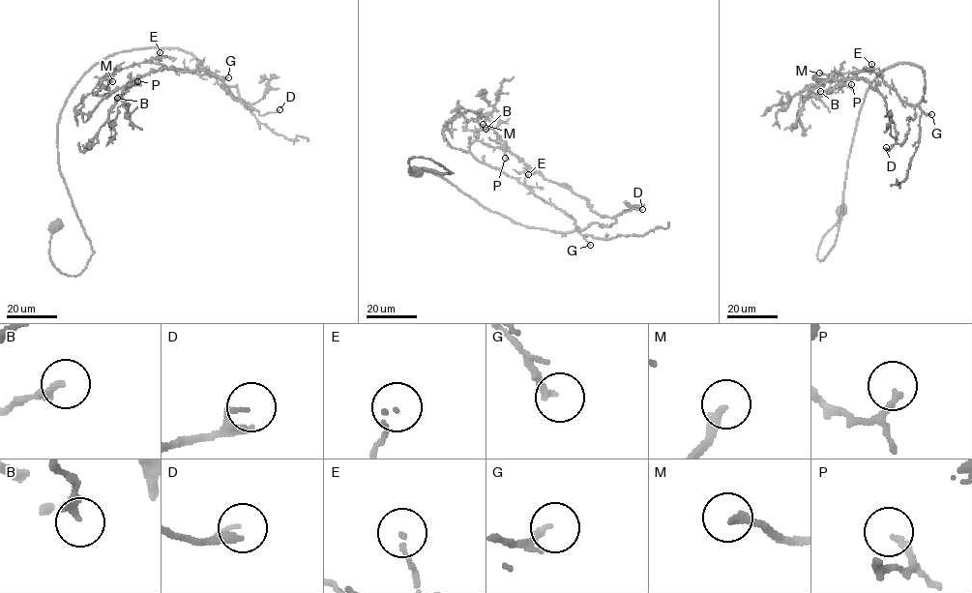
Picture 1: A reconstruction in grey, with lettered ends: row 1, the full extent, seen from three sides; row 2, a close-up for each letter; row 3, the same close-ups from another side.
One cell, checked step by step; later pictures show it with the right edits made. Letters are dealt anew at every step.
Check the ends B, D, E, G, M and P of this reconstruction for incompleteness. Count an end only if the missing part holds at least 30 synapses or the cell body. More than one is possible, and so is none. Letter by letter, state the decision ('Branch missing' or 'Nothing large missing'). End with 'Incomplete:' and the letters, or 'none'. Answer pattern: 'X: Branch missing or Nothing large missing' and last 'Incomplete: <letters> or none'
B: Nothing large missing
D: Branch missing
E: Nothing large missing
G: Nothing large missing
M: Branch missing
P: Nothing large missing
Incomplete: D, M

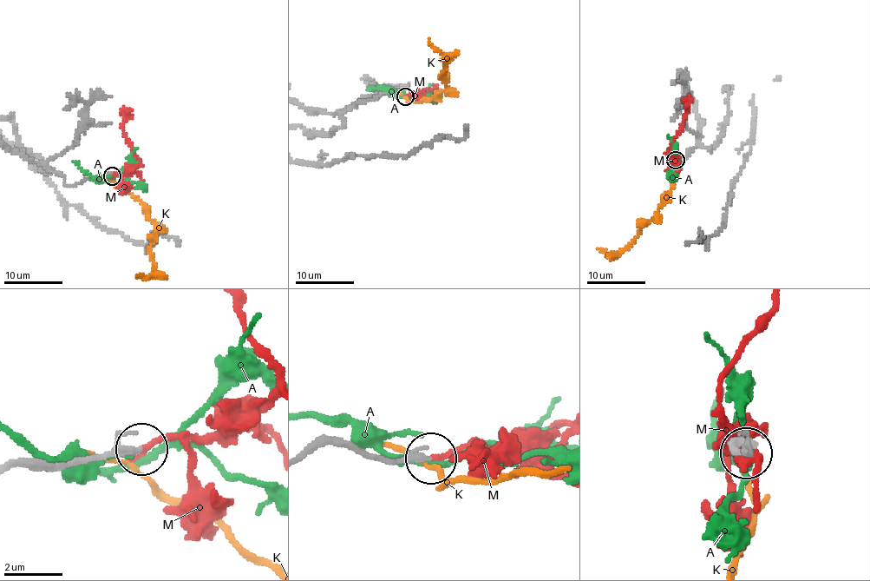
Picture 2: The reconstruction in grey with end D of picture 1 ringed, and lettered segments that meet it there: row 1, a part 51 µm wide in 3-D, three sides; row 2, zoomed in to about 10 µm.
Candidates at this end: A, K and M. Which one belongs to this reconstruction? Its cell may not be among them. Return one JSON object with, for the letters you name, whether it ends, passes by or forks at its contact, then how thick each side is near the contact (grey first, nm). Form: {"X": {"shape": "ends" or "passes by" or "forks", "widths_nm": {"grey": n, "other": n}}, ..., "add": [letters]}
{"M": {"shape": "ends", "widths_nm": {"grey": 170, "other": 180}}, "add": ["M"]}

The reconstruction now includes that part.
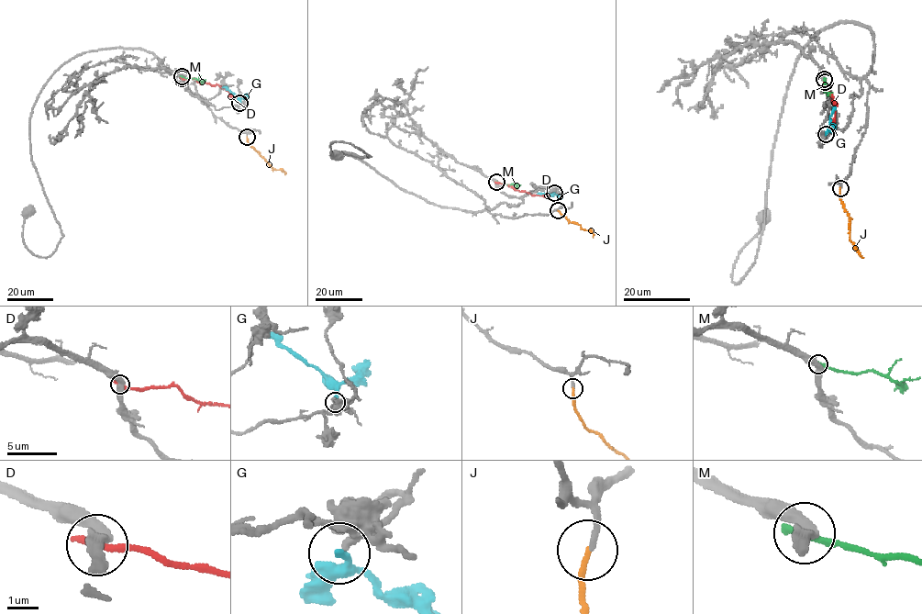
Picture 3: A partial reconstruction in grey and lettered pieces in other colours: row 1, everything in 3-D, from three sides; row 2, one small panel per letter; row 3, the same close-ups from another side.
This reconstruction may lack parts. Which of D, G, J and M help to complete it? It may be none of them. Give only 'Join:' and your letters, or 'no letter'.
Join: J

